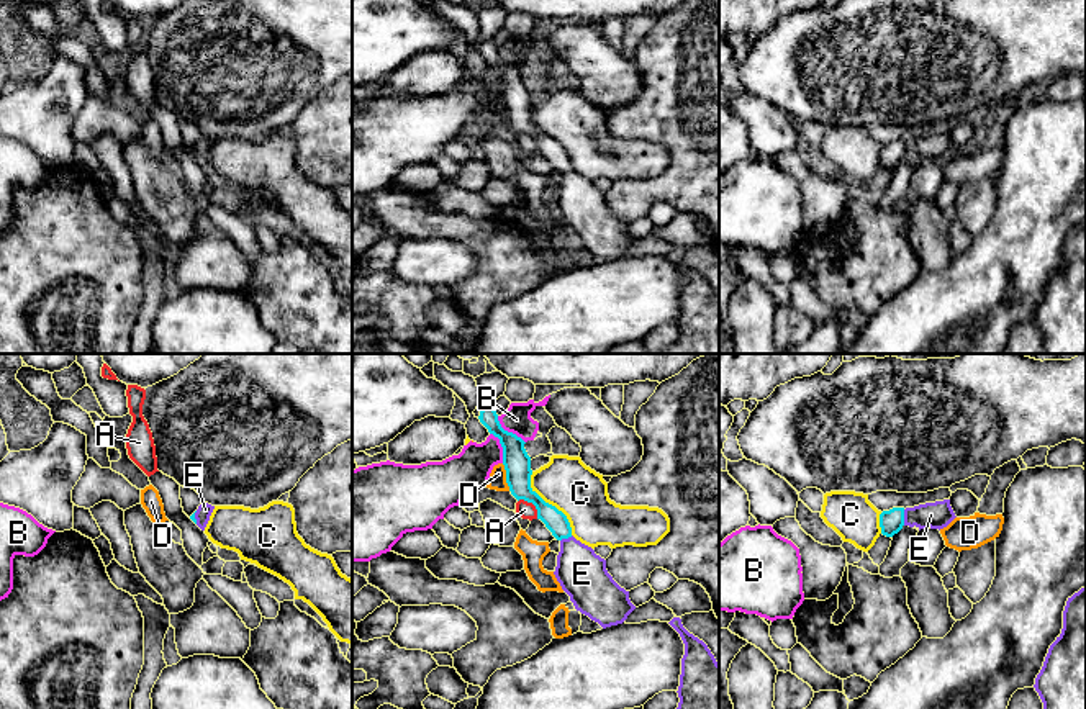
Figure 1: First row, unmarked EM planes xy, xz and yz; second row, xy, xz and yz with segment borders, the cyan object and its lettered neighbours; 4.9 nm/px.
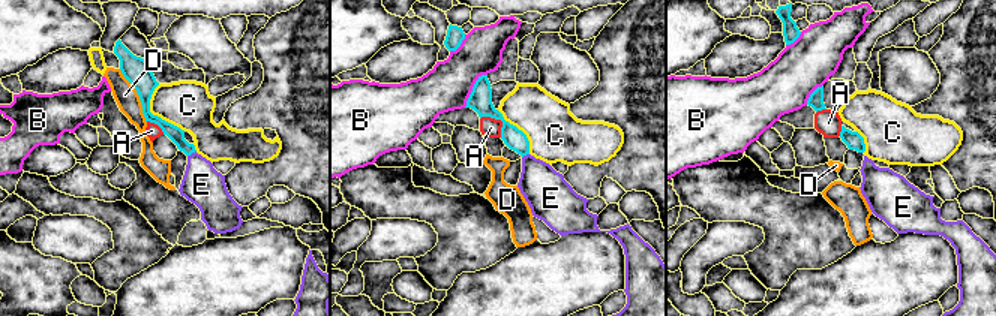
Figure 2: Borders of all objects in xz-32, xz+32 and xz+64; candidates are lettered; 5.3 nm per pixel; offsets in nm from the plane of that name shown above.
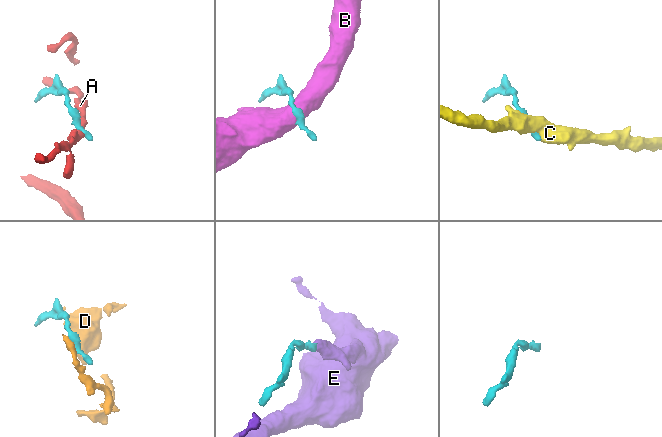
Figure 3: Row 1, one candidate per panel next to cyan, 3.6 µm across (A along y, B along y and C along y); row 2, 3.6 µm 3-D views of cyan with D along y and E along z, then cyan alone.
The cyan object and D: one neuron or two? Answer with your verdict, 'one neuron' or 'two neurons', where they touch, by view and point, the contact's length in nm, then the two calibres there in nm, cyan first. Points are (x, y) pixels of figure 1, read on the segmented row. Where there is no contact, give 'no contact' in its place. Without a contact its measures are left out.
two neurons | xz (506, 477) | 140 nm | 130/90 nm

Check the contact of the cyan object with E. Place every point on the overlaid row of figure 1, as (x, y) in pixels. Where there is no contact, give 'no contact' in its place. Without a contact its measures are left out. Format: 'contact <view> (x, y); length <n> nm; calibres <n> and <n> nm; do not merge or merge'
contact yz (903, 518); length 80 nm; calibres 120 and 140 nm; merge

